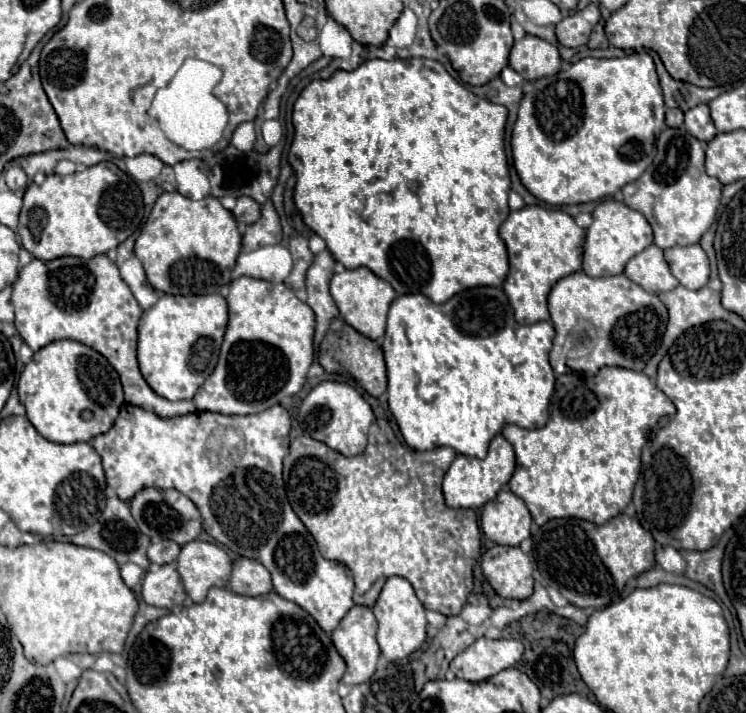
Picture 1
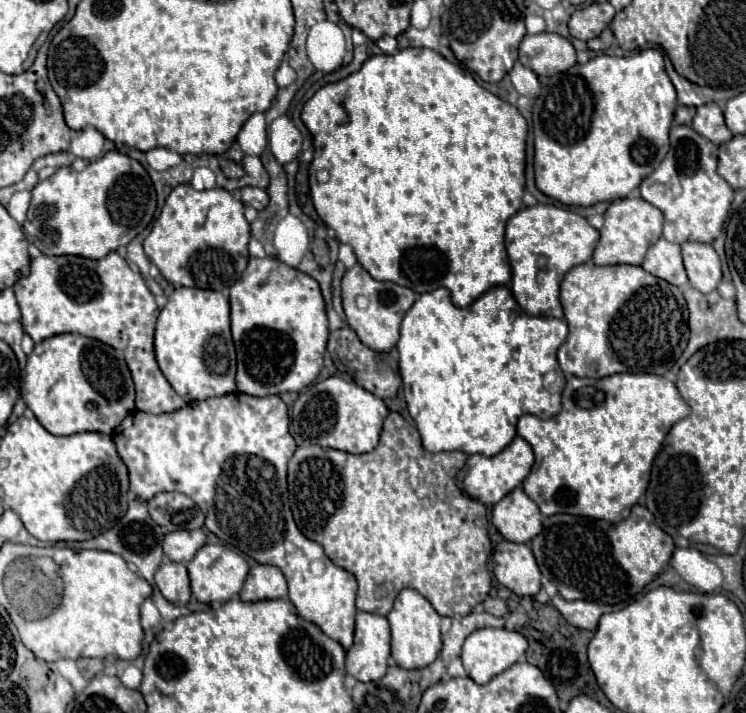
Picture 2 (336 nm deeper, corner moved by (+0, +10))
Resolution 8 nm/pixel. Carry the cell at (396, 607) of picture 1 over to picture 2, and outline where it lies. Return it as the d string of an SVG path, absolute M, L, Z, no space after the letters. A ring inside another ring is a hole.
M403 589L399 597L395 599L395 605L391 613L387 615L393 641L391 641L391 657L395 663L403 669L423 669L431 665L439 651L441 651L441 617L439 613L431 607L431 603L417 591L413 589Z

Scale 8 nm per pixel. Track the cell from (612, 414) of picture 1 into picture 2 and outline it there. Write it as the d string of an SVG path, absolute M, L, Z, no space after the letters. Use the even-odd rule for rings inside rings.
M617 373L603 379L581 379L569 375L563 401L565 405L561 413L551 419L523 415L517 423L519 435L535 451L535 463L523 481L523 491L539 505L543 515L569 513L619 523L629 517L631 507L645 493L653 459L669 429L677 421L685 419L691 409L671 381L653 373Z

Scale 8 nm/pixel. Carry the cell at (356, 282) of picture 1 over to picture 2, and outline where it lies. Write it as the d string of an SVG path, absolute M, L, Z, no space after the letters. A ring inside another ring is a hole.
M355 265L345 273L341 287L343 287L343 309L349 327L369 349L379 353L389 353L397 345L401 319L411 309L417 295L407 287L387 283L387 281L375 281L361 265Z

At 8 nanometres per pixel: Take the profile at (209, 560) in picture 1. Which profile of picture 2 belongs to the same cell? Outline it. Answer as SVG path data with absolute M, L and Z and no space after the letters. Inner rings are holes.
M205 545L197 551L197 555L187 563L187 571L191 577L191 593L201 603L227 603L229 599L239 597L239 591L247 579L249 563L239 553L223 547L223 545Z

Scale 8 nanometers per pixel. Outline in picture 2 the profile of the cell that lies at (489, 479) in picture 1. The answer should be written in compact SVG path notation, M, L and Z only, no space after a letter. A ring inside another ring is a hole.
M515 437L499 455L495 457L485 457L485 455L469 455L465 467L459 473L459 487L473 499L481 501L483 505L487 503L489 507L493 507L495 503L499 503L509 491L513 491L515 487L519 487L523 483L523 479L529 475L531 465L533 465L533 447L523 439L523 437Z

